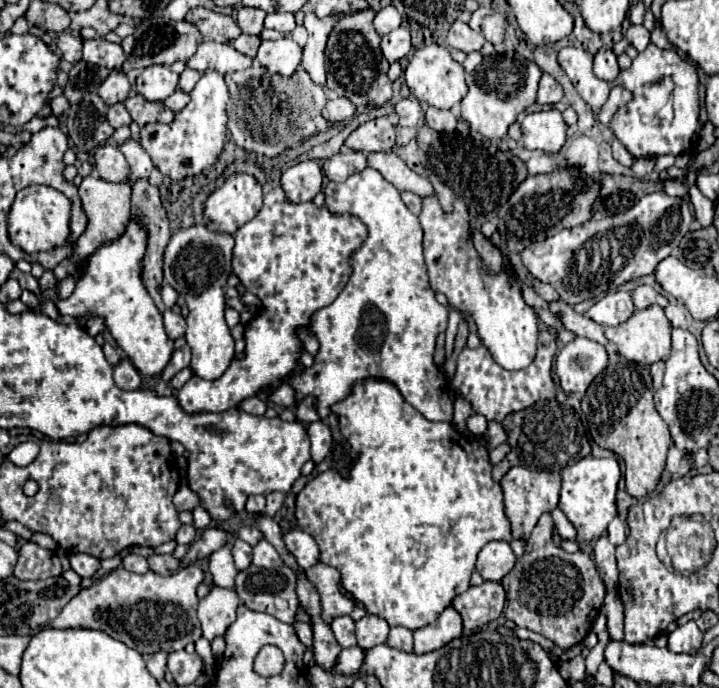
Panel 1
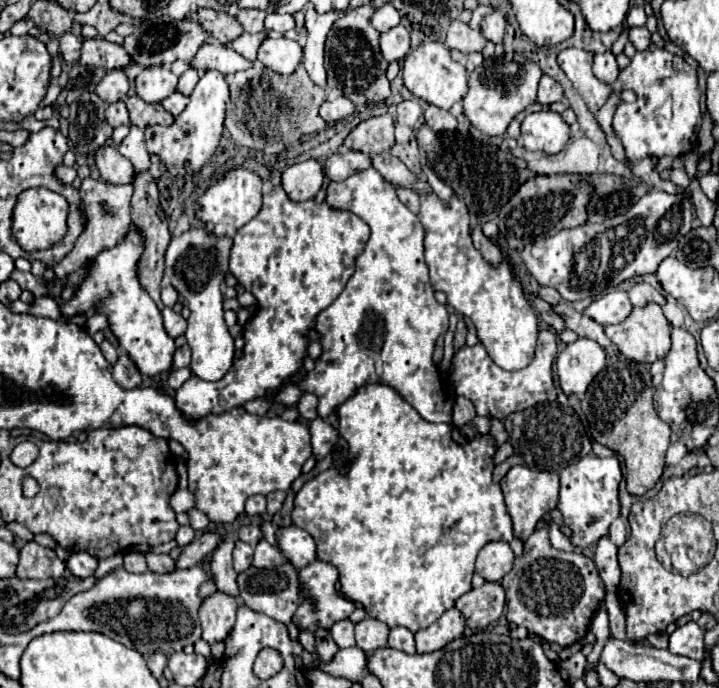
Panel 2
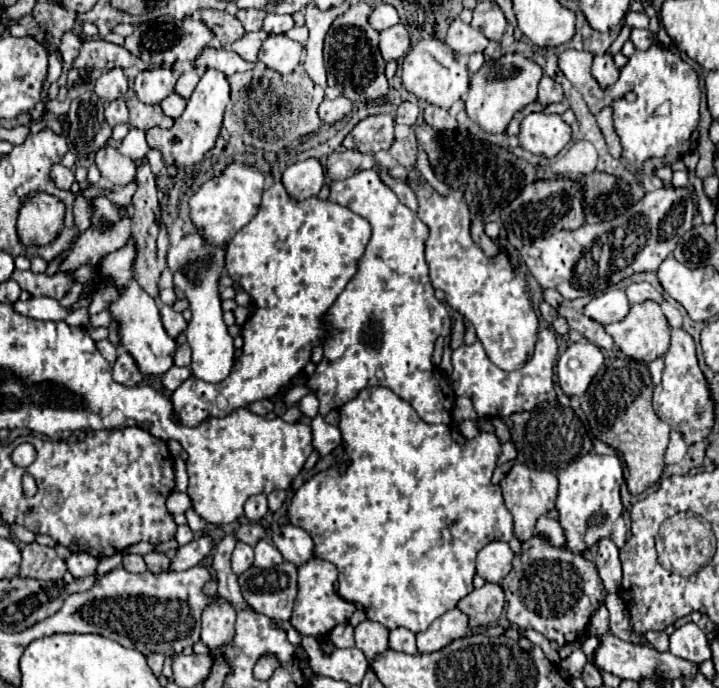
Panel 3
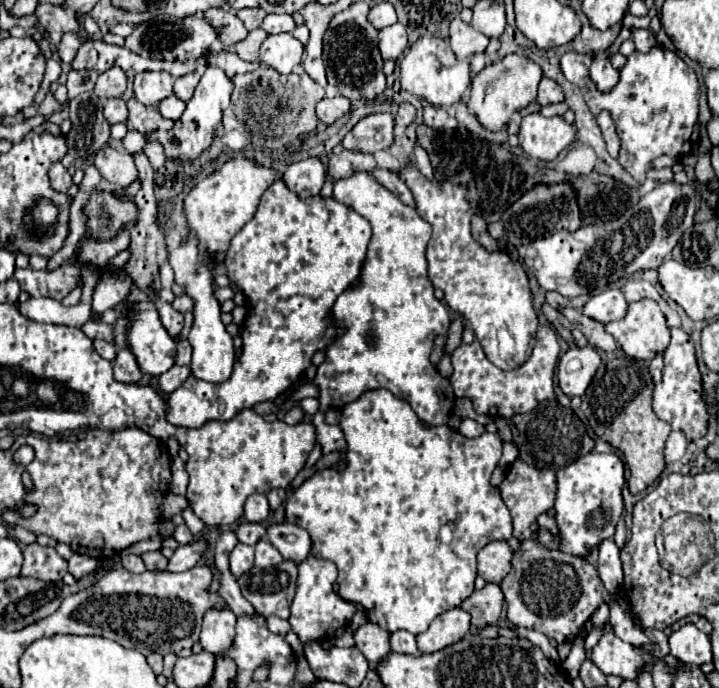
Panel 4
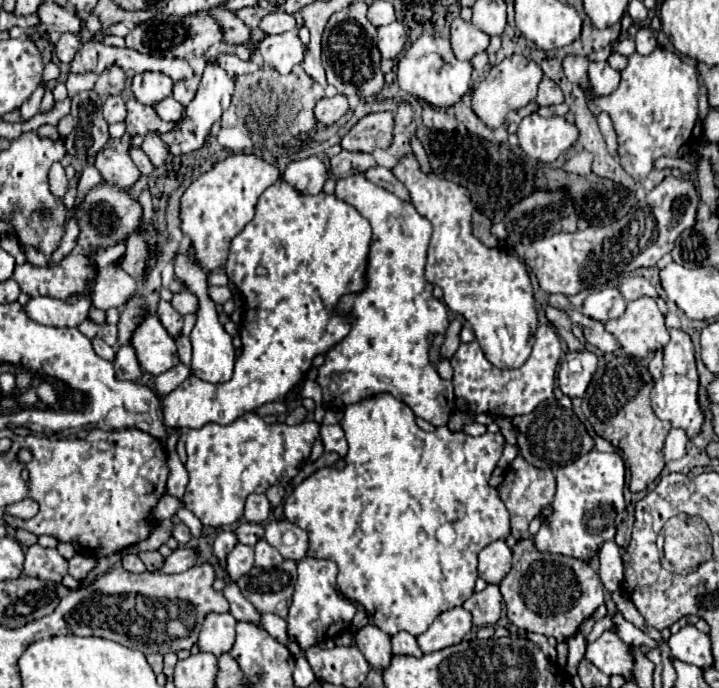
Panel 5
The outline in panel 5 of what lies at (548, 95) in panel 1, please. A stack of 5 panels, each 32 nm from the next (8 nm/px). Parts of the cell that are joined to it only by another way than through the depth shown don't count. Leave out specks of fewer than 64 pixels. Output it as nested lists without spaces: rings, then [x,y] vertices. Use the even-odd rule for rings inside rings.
[[[542,78],[536,102],[538,102],[538,106],[560,104],[560,102],[564,102],[564,94],[562,94],[562,90],[560,90],[560,86],[556,82],[552,82],[550,78]]]

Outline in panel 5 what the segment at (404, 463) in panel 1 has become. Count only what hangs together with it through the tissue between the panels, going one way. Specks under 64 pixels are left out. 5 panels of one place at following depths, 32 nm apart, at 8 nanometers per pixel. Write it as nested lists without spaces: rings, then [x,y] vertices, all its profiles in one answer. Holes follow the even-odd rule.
[[[388,392],[366,396],[346,406],[340,426],[348,443],[344,470],[322,468],[306,478],[286,498],[284,516],[308,532],[308,556],[338,564],[340,594],[362,604],[370,616],[370,624],[390,636],[400,630],[418,636],[428,630],[438,614],[462,606],[472,596],[478,578],[478,552],[492,540],[506,540],[510,536],[508,510],[498,490],[488,484],[502,456],[504,438],[500,432],[486,432],[472,438],[462,432],[452,432],[448,426],[426,432],[416,424],[416,416],[408,404]],[[446,522],[452,522],[454,528],[450,544],[442,544],[436,538],[438,528]]]

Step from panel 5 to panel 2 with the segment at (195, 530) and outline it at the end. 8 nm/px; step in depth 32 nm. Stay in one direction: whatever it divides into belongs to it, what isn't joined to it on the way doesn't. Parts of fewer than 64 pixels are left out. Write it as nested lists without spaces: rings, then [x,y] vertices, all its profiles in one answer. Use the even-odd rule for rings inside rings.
[[[192,508],[188,514],[190,514],[190,526],[194,530],[204,530],[210,524],[208,516],[204,516],[204,512],[200,512],[198,508]]]

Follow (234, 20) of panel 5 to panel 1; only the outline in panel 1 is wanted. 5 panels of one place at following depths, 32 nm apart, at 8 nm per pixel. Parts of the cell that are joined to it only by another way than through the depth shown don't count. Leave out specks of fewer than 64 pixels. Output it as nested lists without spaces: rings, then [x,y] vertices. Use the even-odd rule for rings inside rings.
[[[194,8],[192,10],[192,22],[196,28],[200,28],[200,34],[204,40],[214,40],[214,42],[232,42],[234,38],[240,36],[238,24],[220,12],[212,12],[206,8]]]

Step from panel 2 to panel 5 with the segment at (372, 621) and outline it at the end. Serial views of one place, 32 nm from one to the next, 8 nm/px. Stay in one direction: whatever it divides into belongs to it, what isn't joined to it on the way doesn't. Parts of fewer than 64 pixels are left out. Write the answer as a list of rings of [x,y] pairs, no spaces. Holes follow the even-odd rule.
[[[366,624],[356,632],[354,640],[358,650],[364,654],[364,658],[372,668],[382,670],[390,664],[392,648],[390,648],[390,636],[386,632],[380,632],[380,628],[376,628],[374,624]]]

